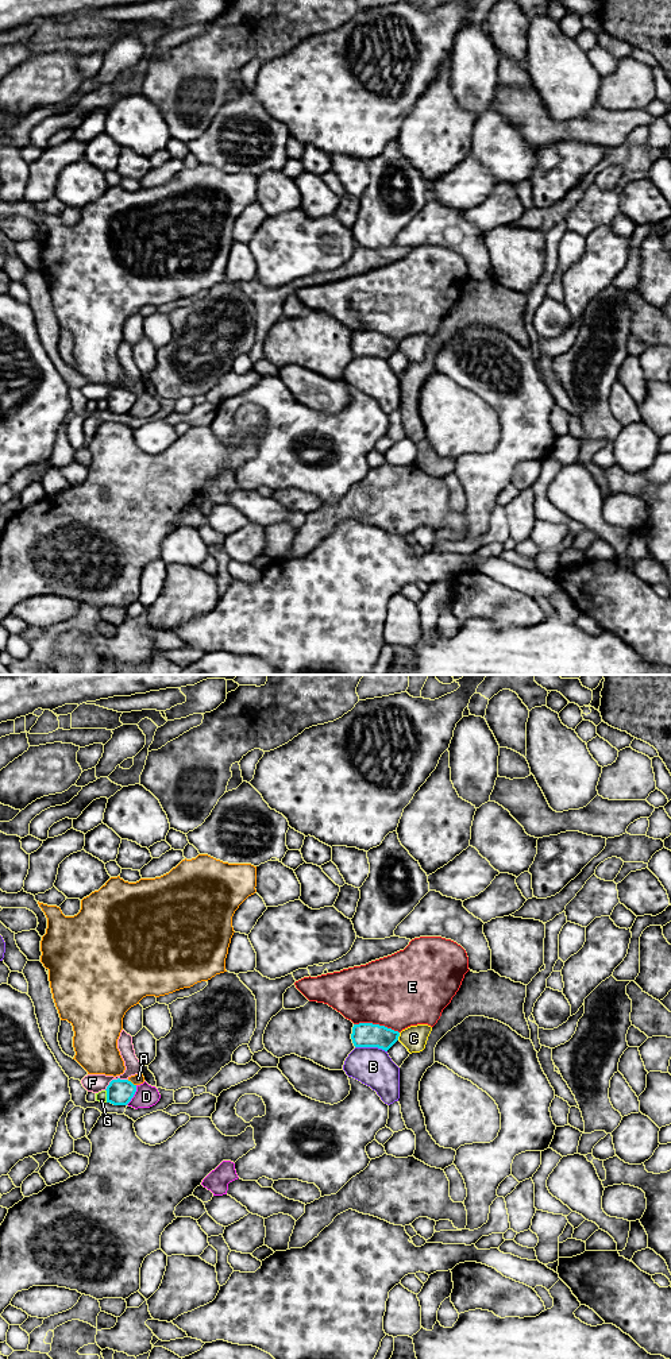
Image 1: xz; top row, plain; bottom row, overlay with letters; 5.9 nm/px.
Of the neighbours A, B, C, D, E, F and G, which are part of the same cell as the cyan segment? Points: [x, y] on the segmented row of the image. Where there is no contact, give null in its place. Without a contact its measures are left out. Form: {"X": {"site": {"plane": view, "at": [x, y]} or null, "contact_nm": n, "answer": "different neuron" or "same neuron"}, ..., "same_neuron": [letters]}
{"A": {"site": {"plane": "xz", "at": [130, 1081]}, "contact_nm": 70, "answer": "different neuron"}, "B": {"site": {"plane": "xz", "at": [371, 1046]}, "contact_nm": 190, "answer": "same neuron"}, "C": {"site": {"plane": "xz", "at": [398, 1035]}, "contact_nm": 50, "answer": "different neuron"}, "D": {"site": {"plane": "xz", "at": [134, 1093]}, "contact_nm": 140, "answer": "different neuron"}, "E": {"site": {"plane": "xz", "at": [377, 1024]}, "contact_nm": 280, "answer": "different neuron"}, "F": {"site": {"plane": "xz", "at": [115, 1080]}, "contact_nm": 160, "answer": "different neuron"}, "G": {"site": {"plane": "xz", "at": [107, 1096]}, "contact_nm": 80, "answer": "different neuron"}, "same_neuron": ["B"]}

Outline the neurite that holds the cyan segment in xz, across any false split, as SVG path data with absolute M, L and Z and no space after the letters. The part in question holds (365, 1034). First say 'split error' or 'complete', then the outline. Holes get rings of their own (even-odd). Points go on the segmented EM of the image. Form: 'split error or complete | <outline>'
split error | M354 1024L351 1039L355 1049L343 1065L348 1077L370 1086L387 1105L400 1099L400 1067L387 1054L398 1036L398 1031L385 1026Z

